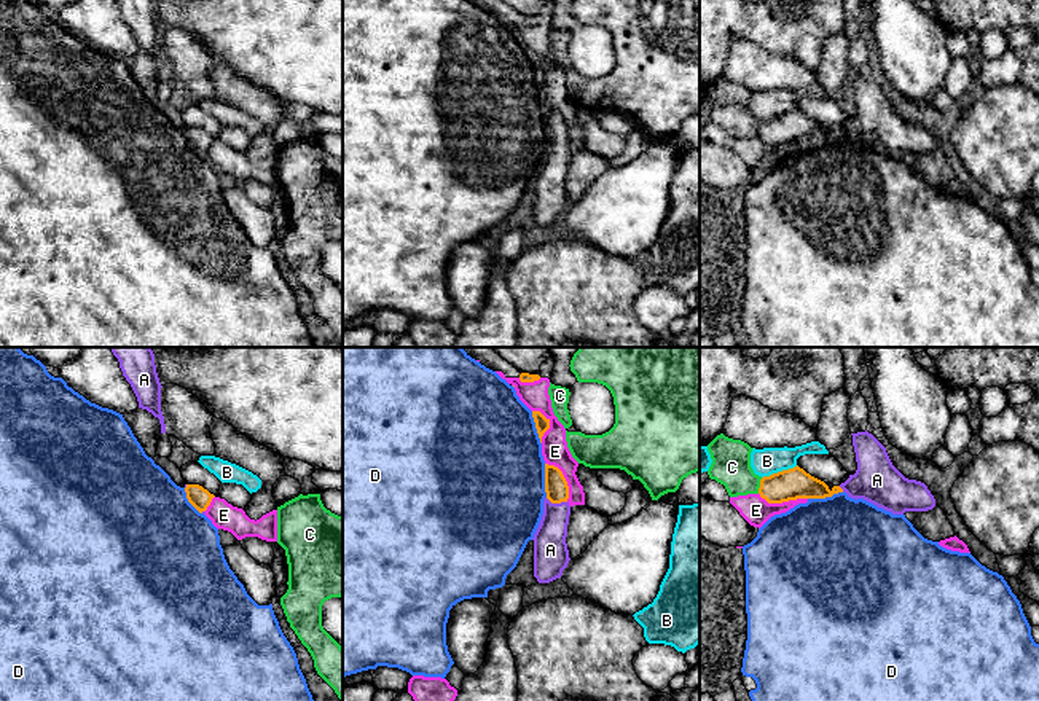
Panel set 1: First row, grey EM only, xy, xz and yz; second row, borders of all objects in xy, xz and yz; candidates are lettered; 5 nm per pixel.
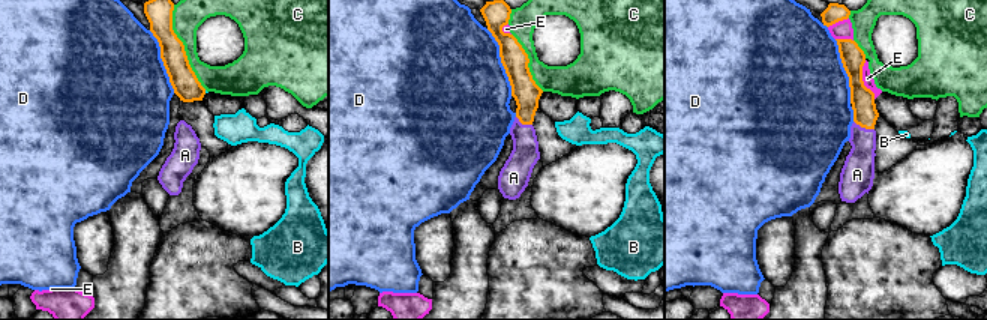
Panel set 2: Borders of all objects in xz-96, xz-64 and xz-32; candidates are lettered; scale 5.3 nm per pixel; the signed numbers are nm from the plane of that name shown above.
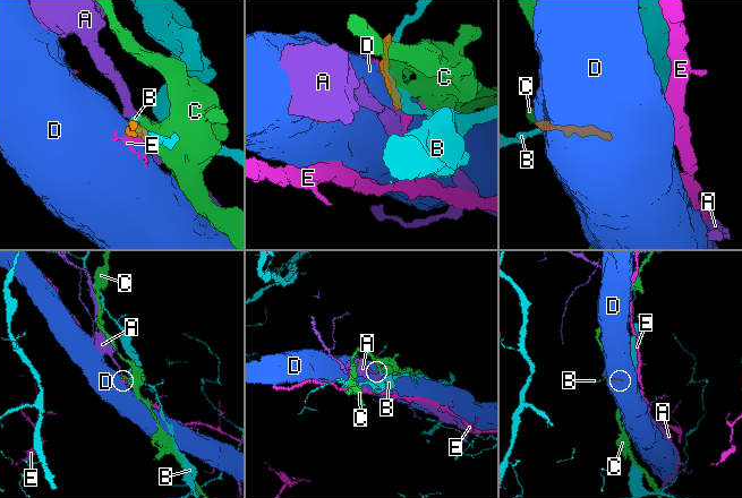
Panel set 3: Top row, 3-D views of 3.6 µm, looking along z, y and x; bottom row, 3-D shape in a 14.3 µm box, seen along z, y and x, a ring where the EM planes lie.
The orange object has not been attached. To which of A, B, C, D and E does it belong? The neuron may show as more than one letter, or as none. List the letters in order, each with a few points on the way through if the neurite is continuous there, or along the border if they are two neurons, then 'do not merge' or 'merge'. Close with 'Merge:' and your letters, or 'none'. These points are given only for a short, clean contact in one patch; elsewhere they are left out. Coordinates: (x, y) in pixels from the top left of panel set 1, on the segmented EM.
A: way xz (556, 488), (556, 502), (550, 550); merge
B: do not merge
C: border yz (762, 478), (757, 493); do not merge
D: do not merge
E: do not merge
Merge: A

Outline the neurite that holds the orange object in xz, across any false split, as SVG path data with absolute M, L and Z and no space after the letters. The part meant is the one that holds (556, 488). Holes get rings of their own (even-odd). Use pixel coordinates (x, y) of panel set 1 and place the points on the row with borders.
M545 464L543 515L534 534L534 577L539 583L561 578L570 558L566 543L570 515L569 486L563 472Z

